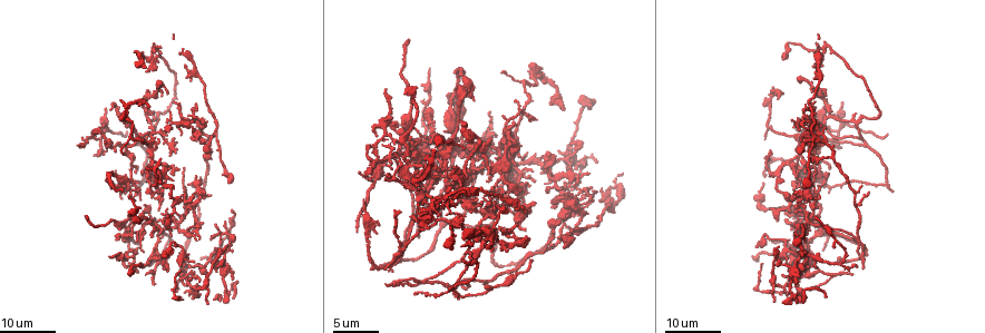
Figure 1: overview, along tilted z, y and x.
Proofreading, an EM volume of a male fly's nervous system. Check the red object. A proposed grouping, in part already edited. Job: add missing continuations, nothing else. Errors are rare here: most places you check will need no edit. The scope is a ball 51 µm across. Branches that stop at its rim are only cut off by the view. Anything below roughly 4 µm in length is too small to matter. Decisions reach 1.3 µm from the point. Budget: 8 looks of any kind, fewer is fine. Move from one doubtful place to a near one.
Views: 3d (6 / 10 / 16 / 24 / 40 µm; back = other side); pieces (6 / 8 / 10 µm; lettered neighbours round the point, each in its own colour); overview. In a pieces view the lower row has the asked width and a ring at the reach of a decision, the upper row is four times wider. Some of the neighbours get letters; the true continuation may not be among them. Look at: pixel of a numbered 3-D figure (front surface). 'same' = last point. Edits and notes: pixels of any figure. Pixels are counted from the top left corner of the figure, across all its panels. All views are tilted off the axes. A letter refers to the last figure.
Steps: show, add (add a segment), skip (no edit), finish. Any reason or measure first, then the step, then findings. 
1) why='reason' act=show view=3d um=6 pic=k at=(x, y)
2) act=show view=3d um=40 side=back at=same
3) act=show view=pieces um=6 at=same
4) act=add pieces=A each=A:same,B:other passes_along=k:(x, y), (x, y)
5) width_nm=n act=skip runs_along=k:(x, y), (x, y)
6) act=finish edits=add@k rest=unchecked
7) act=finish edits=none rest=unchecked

why='free end' act=show view=3d um=16 pic=1 at=(794, 282)

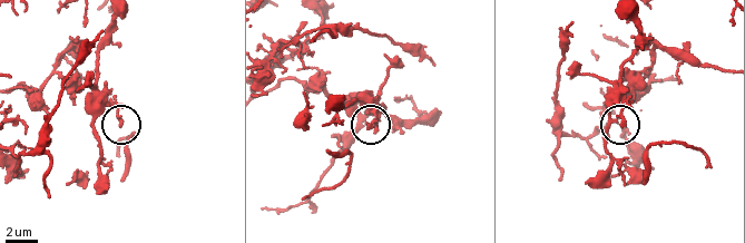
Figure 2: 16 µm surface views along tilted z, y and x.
act=show view=pieces um=10 pic=2 at=(369, 126)

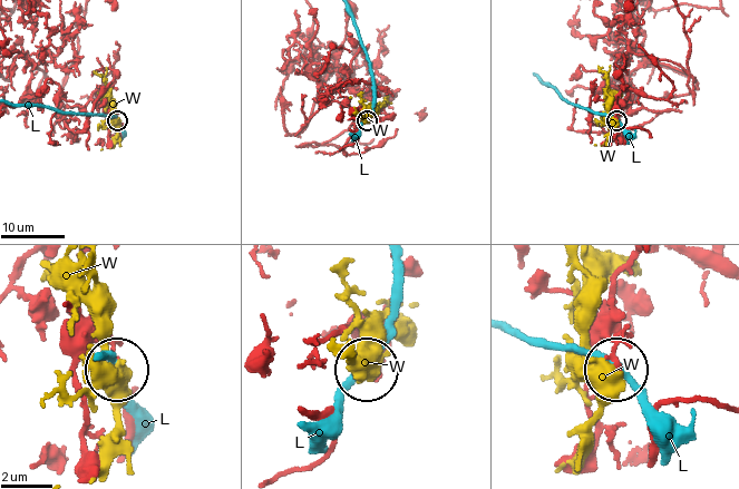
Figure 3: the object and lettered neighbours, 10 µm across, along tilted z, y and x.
act=skip each=L:other,W:other found='none of them fits'

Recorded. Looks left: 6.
why='free end' act=show view=3d um=24 pic=1 at=(786, 219)

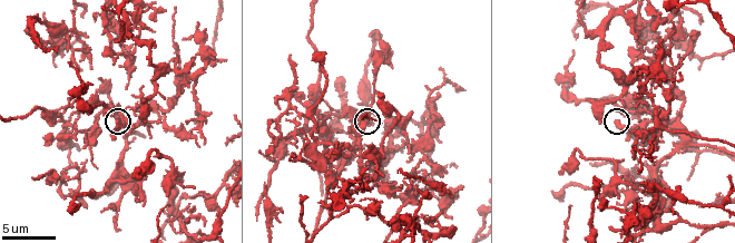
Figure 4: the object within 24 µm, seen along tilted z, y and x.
act=show view=pieces um=10 pic=4 at=(119, 121)

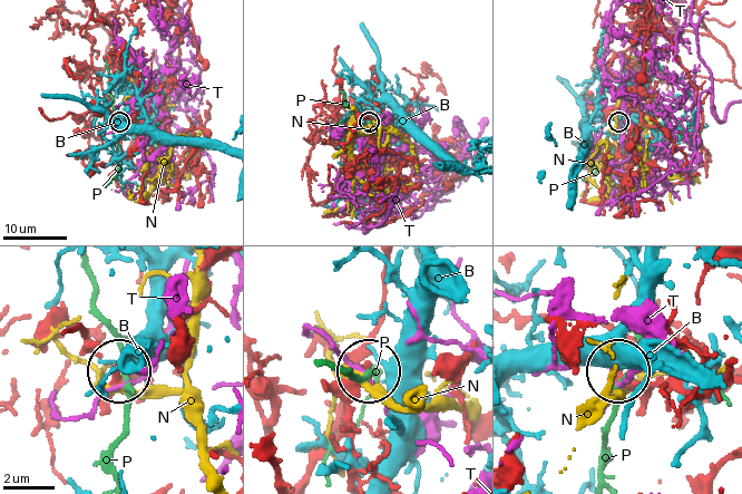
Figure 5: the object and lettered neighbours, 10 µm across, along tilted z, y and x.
act=skip each=B:other,N:other,P:other,T:other found='none of them fits'

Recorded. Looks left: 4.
why='tapers out' act=show view=pieces um=6 pic=4 at=(654, 163)

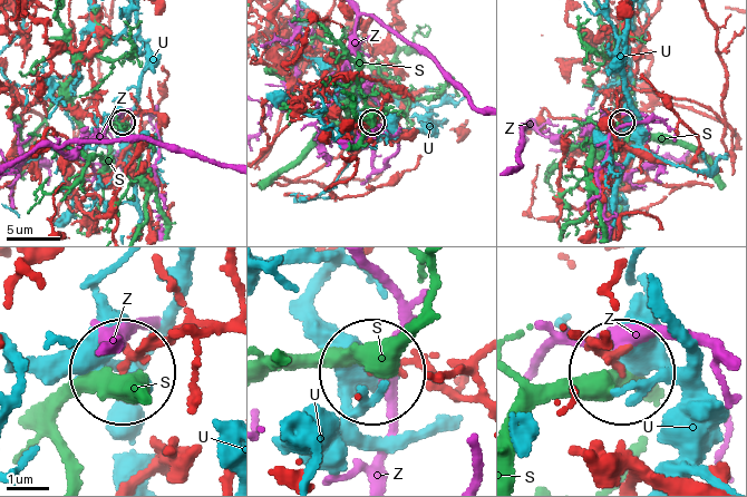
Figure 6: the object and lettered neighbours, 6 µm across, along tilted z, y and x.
act=skip each=S:other,U:other,Z:other found='none of them fits'

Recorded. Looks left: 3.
why='free end' act=show view=pieces um=10 pic=4 at=(364, 171)

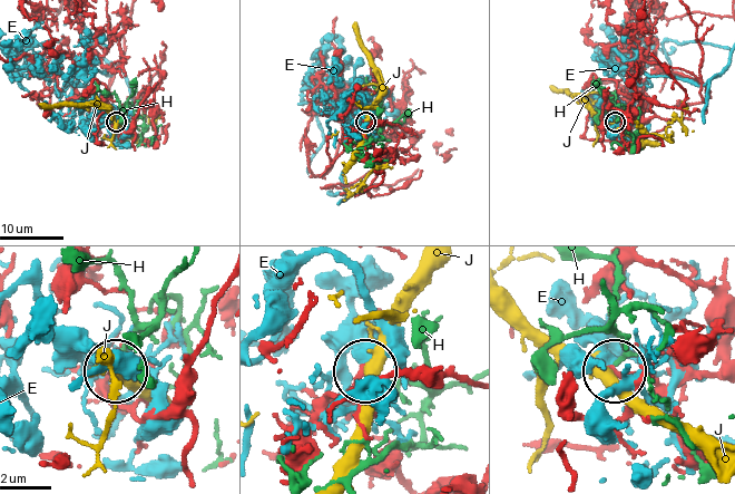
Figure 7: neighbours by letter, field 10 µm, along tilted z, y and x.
act=skip each=E:other,H:other,J:other runs_along=7:(719, 364), (663, 386), (615, 370) found='none of them fits'

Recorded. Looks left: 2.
act=finish edits=none rest=unchecked

